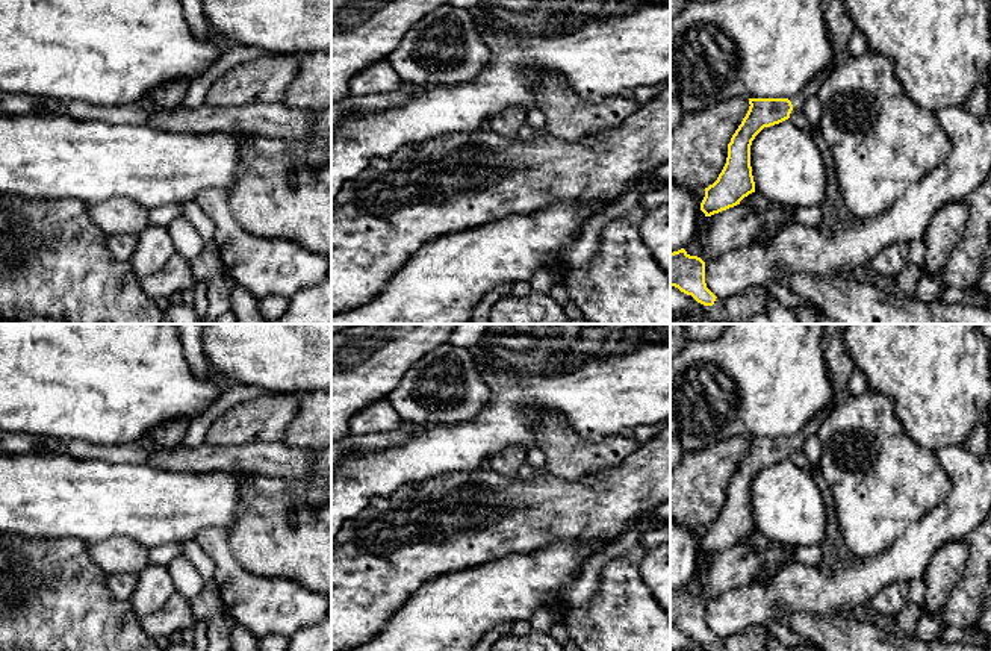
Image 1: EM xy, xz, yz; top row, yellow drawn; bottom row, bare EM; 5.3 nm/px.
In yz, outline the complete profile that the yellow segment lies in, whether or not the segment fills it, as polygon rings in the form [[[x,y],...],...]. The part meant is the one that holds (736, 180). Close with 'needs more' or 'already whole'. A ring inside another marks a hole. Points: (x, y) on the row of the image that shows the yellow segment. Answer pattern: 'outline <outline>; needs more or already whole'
outline [[[823,0],[826,24],[837,55],[837,62],[822,71],[806,89],[788,98],[749,98],[749,111],[728,144],[726,164],[717,180],[705,188],[701,210],[711,216],[740,204],[749,194],[755,192],[755,182],[750,167],[750,145],[755,136],[764,129],[790,118],[793,109],[802,111],[806,100],[817,95],[822,83],[831,71],[847,55],[849,38],[853,23],[843,0]]]; needs more

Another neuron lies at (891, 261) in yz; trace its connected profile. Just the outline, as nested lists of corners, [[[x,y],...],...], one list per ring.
[[[894,242],[882,248],[867,263],[878,277],[896,279],[909,263],[909,242]]]

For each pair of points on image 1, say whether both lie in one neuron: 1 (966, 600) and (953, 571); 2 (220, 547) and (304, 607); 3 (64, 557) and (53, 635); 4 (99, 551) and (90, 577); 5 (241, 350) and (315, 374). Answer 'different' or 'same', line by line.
1: different
2: same
3: same
4: different
5: same

